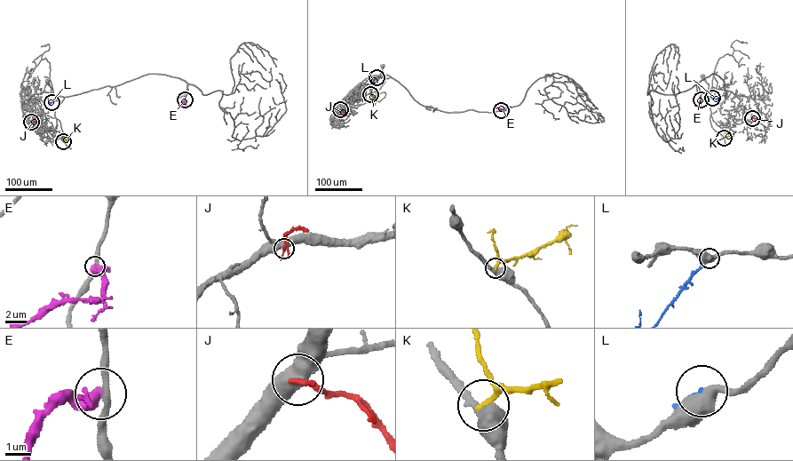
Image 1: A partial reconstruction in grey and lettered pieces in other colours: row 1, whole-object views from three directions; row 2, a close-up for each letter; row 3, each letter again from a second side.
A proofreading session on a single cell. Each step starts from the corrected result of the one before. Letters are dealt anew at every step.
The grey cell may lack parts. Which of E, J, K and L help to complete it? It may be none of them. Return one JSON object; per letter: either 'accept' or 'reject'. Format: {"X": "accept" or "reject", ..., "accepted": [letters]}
{"E": "reject", "J": "accept", "K": "reject", "L": "reject", "accepted": ["J"]}

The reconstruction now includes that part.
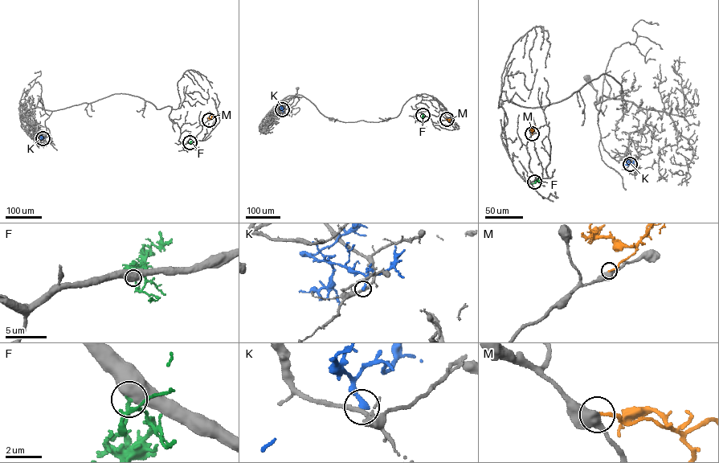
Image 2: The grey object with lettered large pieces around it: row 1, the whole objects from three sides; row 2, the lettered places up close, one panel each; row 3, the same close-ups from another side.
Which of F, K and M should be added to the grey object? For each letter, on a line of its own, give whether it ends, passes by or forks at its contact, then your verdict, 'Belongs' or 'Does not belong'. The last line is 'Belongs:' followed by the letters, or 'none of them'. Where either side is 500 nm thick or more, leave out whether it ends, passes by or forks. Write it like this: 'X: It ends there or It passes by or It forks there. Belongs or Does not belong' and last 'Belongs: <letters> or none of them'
F: Does not belong
K: It ends there. Does not belong
M: Does not belong
Belongs: none of them

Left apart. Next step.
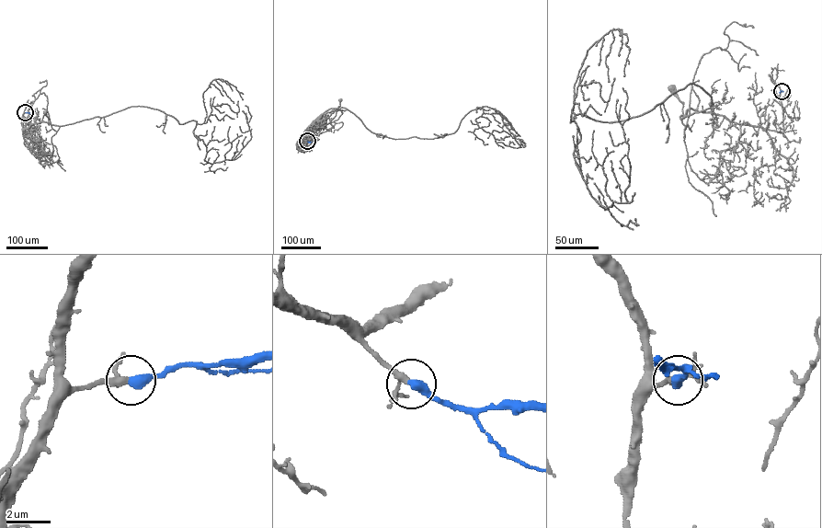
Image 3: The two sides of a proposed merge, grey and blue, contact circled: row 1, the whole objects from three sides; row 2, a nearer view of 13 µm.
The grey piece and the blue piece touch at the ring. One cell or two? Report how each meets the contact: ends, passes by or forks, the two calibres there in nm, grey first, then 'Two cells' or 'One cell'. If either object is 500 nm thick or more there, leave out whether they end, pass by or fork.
At the ring grey forks. At the ring blue ends. Thickness 200 nm (grey) against 460 nm. One cell

